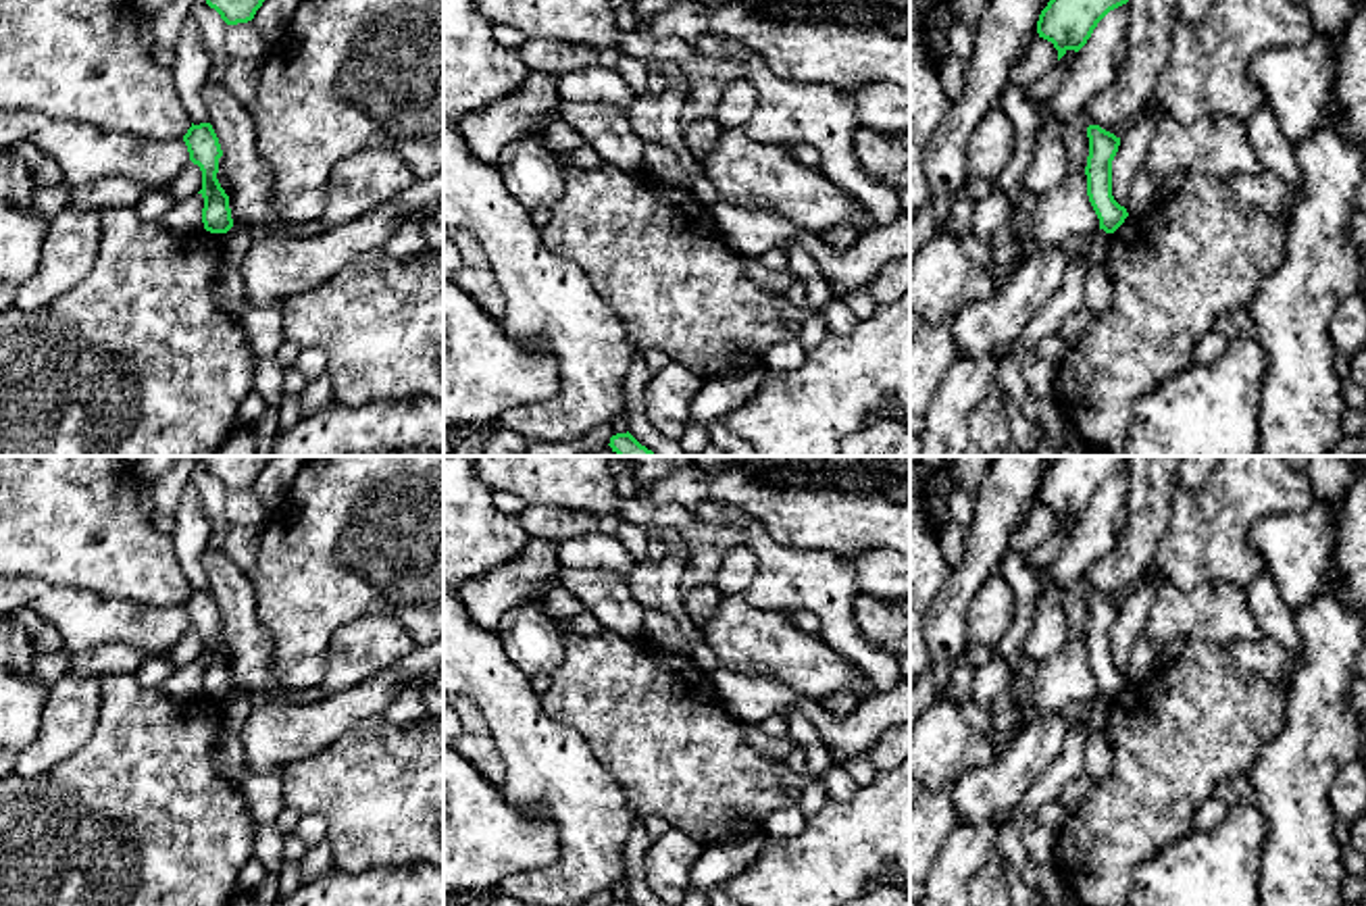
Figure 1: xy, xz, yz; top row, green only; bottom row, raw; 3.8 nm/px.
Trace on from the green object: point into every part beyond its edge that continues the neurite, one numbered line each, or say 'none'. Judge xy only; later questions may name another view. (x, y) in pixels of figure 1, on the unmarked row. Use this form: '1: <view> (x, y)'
none

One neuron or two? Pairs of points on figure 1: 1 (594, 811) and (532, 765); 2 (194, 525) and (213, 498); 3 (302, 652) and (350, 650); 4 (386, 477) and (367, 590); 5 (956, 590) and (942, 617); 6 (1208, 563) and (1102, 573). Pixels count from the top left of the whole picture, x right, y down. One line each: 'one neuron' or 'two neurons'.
1: one neuron
2: two neurons
3: two neurons
4: one neuron
5: one neuron
6: two neurons

